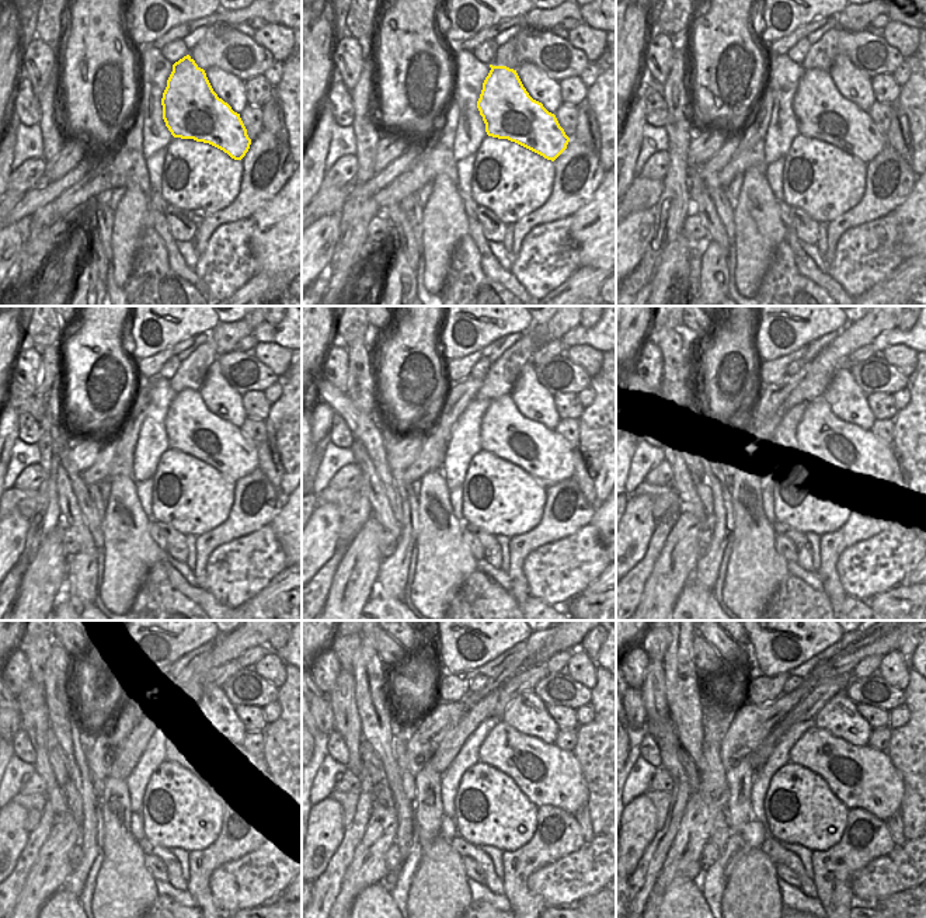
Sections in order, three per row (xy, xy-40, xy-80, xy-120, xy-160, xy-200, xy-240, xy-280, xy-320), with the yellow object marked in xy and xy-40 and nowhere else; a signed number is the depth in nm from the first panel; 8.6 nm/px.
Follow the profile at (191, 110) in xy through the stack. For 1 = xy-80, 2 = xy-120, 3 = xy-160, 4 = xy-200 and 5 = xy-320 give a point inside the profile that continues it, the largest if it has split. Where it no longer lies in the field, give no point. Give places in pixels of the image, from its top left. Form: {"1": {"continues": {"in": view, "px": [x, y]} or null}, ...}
{"1": {"continues": {"in": "xy-80", "px": [822, 112]}}, "2": {"continues": {"in": "xy-120", "px": [191, 428]}}, "3": {"continues": {"in": "xy-160", "px": [543, 454]}}, "4": {"continues": {"in": "xy-200", "px": [864, 461]}}, "5": {"continues": {"in": "xy-320", "px": [860, 776]}}}

